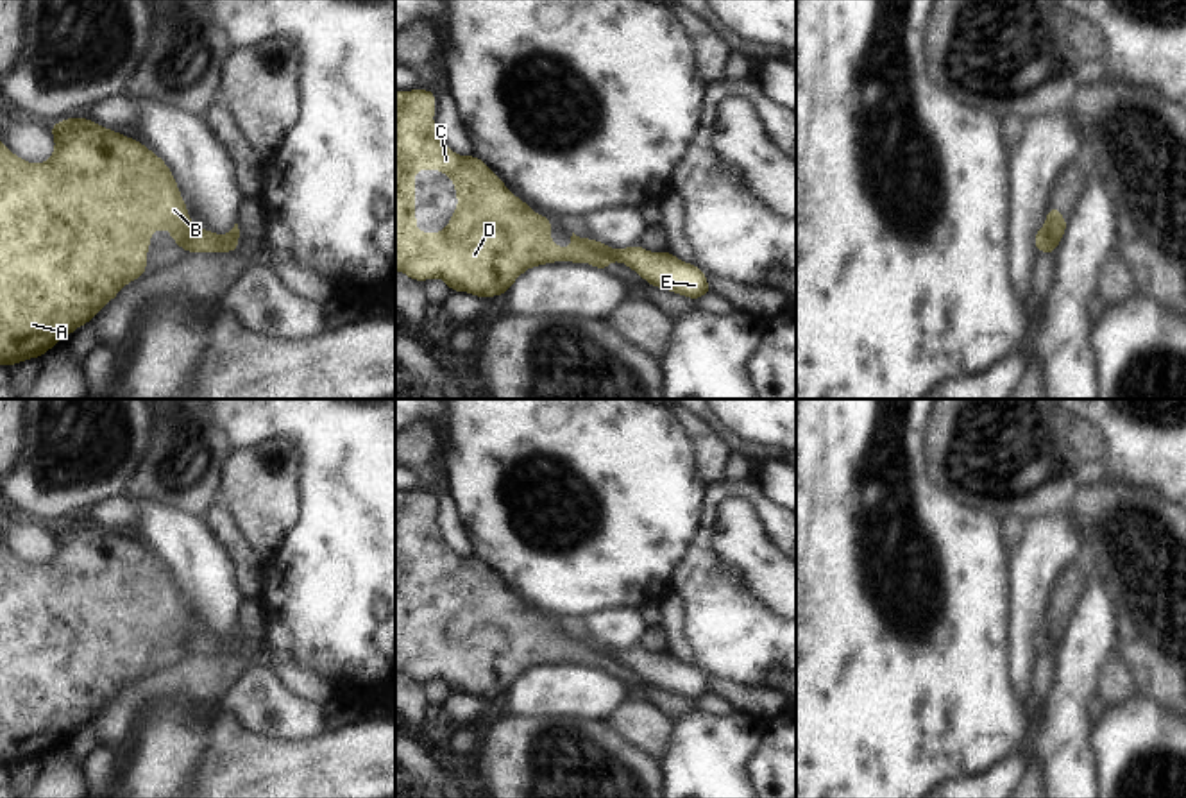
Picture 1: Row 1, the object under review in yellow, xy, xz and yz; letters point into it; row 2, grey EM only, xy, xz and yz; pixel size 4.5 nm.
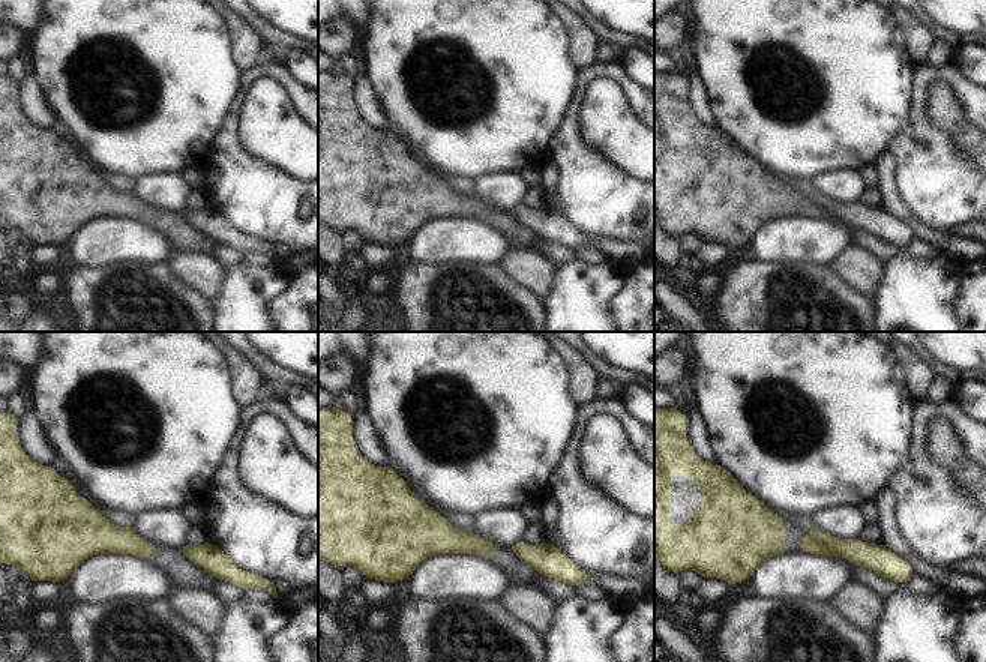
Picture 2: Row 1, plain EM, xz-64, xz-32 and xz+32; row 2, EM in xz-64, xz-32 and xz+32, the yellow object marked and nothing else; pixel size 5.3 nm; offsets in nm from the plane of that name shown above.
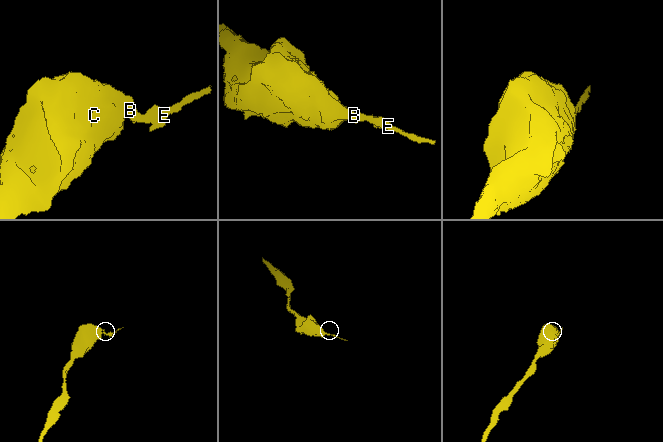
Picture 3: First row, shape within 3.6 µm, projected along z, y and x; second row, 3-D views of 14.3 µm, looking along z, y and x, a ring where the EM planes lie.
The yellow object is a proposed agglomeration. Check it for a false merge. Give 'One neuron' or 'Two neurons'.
Two neurons.

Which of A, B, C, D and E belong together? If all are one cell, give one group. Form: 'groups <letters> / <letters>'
groups A B C D / E

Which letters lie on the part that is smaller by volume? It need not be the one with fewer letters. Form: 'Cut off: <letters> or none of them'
Cut off: E

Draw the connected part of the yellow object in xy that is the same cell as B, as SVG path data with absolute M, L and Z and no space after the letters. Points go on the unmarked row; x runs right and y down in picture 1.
M72 517L50 526L55 549L45 564L13 555L0 539L0 766L41 759L107 707L118 692L145 676L150 637L168 630L172 642L197 626L188 619L168 565L136 539Z

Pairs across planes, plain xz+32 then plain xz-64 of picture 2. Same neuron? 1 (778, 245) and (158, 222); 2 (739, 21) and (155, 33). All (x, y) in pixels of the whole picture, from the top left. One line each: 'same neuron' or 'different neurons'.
1: different neurons
2: same neuron

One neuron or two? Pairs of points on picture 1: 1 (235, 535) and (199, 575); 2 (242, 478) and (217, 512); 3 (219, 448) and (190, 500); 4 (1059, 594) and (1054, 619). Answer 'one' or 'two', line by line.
1: two
2: two
3: one
4: one

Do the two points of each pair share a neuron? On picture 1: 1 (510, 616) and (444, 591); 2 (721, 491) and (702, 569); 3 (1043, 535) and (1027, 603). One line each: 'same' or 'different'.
1: same
2: same
3: same

